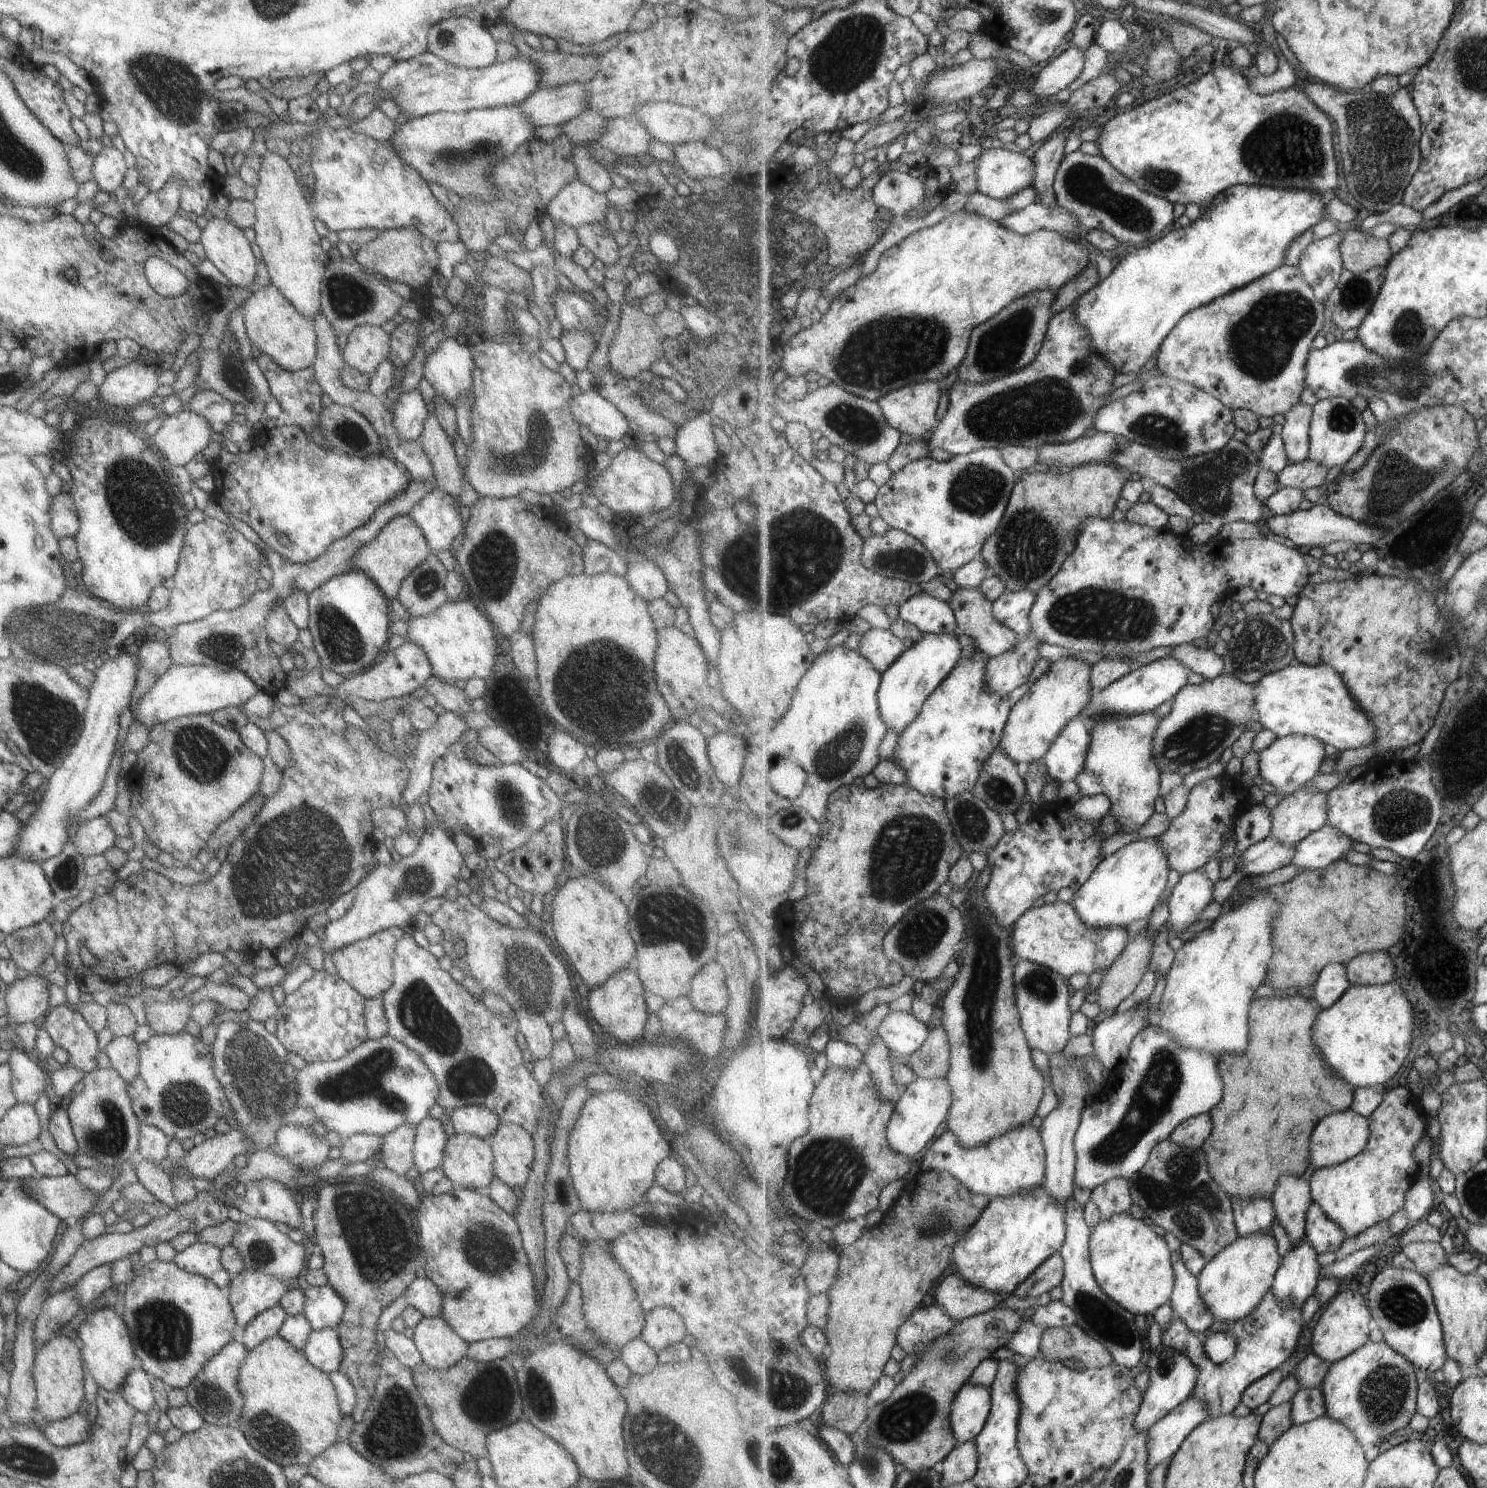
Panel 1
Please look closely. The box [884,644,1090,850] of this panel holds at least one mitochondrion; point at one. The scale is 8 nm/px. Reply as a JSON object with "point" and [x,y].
{"point":[973,824]}

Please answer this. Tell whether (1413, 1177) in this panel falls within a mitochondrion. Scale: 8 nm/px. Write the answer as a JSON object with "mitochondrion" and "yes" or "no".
{"mitochondrion":"no"}

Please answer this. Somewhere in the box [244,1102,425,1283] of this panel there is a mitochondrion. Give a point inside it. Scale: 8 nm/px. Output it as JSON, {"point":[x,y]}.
{"point":[261,1252]}

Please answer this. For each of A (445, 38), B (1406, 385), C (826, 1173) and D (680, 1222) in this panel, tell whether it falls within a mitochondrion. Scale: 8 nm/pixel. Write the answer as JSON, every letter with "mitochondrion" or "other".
{"A":"mitochondrion","B":"mitochondrion","C":"mitochondrion","D":"other"}

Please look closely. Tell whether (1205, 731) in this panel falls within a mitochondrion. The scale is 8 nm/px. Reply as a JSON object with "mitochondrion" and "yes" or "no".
{"mitochondrion":"yes"}

